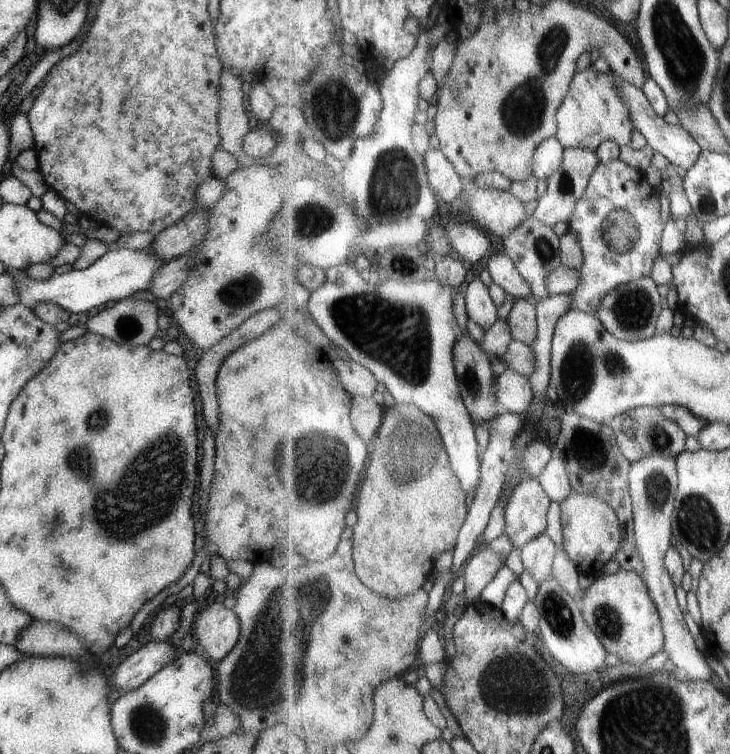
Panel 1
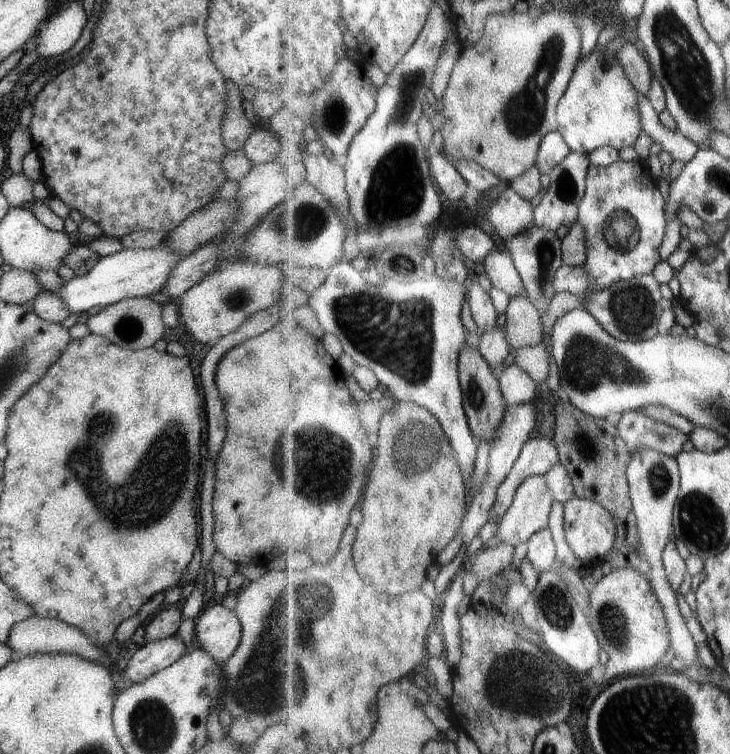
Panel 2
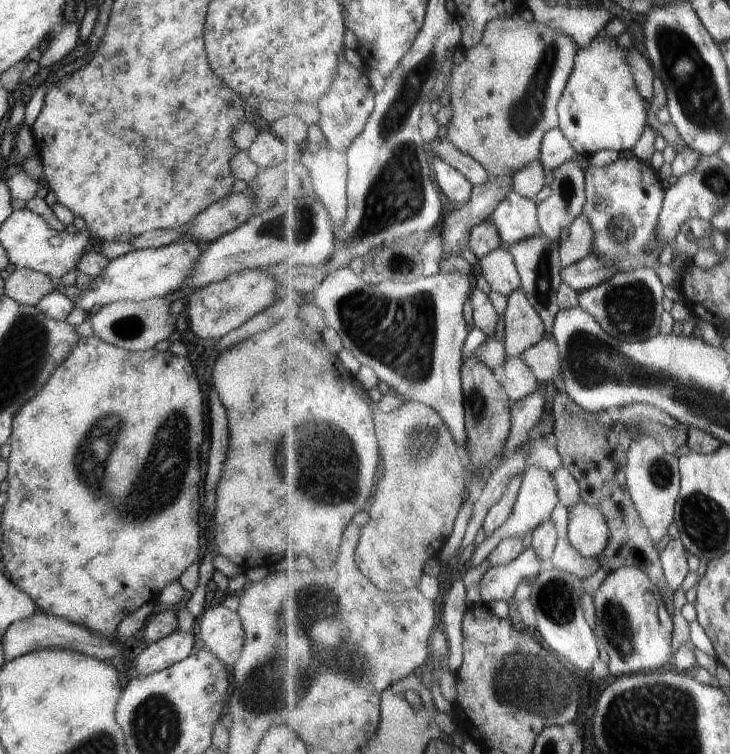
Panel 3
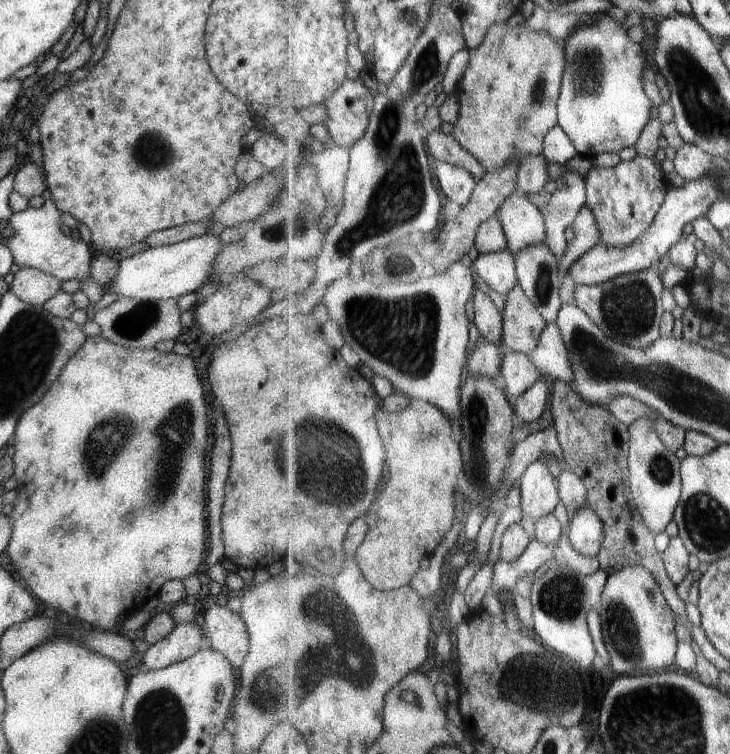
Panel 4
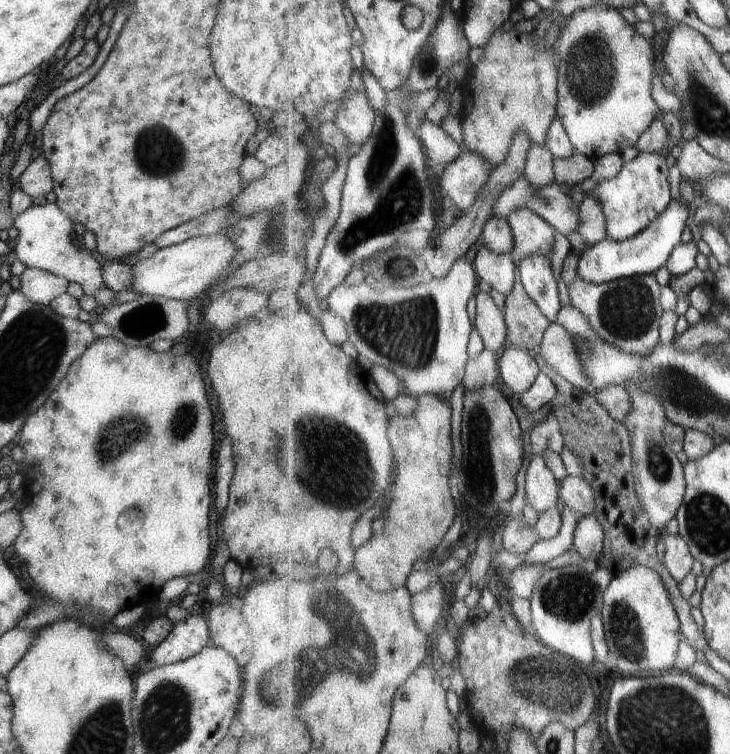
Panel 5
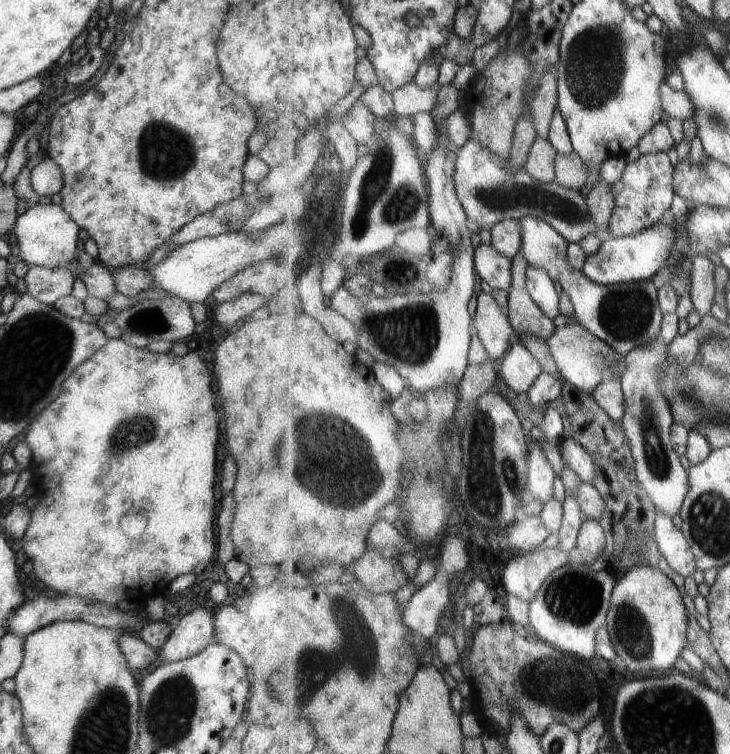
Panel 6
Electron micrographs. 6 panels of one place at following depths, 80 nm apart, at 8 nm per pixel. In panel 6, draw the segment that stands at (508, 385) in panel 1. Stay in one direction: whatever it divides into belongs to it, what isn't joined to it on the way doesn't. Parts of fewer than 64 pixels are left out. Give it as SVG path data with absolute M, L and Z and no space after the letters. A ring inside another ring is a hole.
M514 341L498 367L505 382L519 394L528 393L544 371L537 358L518 341Z

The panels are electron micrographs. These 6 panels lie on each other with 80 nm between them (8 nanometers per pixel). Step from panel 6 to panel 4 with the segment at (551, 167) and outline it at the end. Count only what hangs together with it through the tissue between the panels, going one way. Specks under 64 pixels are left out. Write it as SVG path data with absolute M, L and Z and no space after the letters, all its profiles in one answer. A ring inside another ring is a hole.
M541 154L525 155L520 160L520 171L518 172L519 192L527 195L538 194L545 190L550 180L549 162L547 157Z

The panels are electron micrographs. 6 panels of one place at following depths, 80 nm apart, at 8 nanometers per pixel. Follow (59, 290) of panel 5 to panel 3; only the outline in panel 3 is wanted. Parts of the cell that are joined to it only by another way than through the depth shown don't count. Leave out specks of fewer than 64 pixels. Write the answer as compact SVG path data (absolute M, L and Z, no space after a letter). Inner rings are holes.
M25 267L16 268L4 280L3 295L22 305L36 306L47 293L55 290L56 281Z

